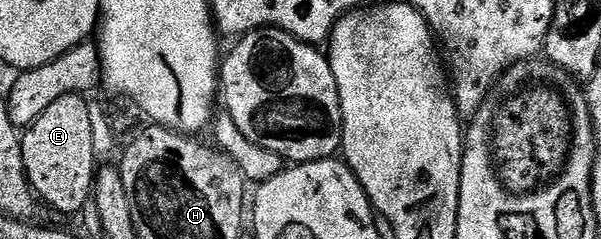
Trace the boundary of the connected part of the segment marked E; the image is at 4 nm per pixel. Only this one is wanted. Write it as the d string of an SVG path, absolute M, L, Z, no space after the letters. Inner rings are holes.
M80 94L59 97L30 125L21 135L21 156L25 166L25 176L29 178L34 192L45 199L57 211L66 211L73 215L85 202L90 202L94 194L95 156L92 147L92 125L89 116L90 104L84 103Z

